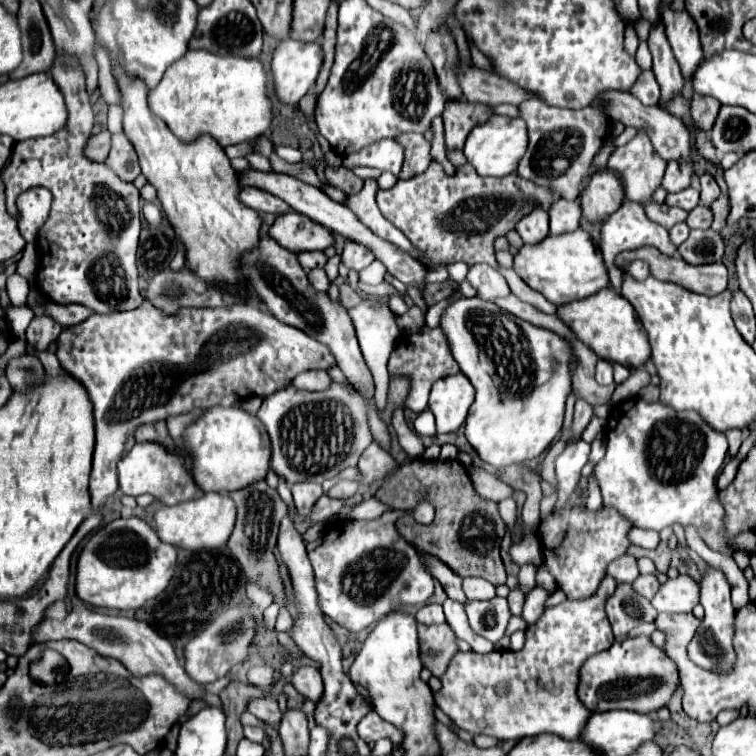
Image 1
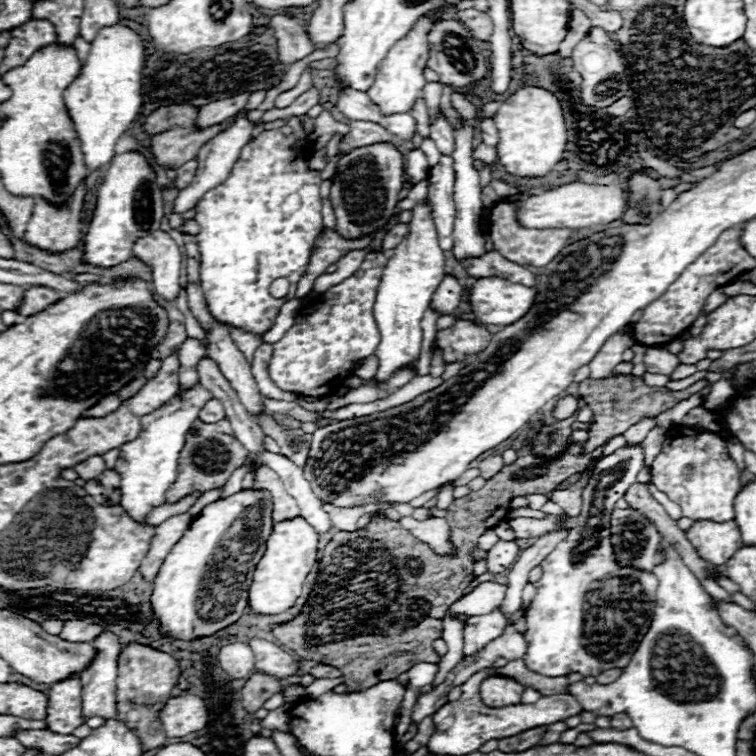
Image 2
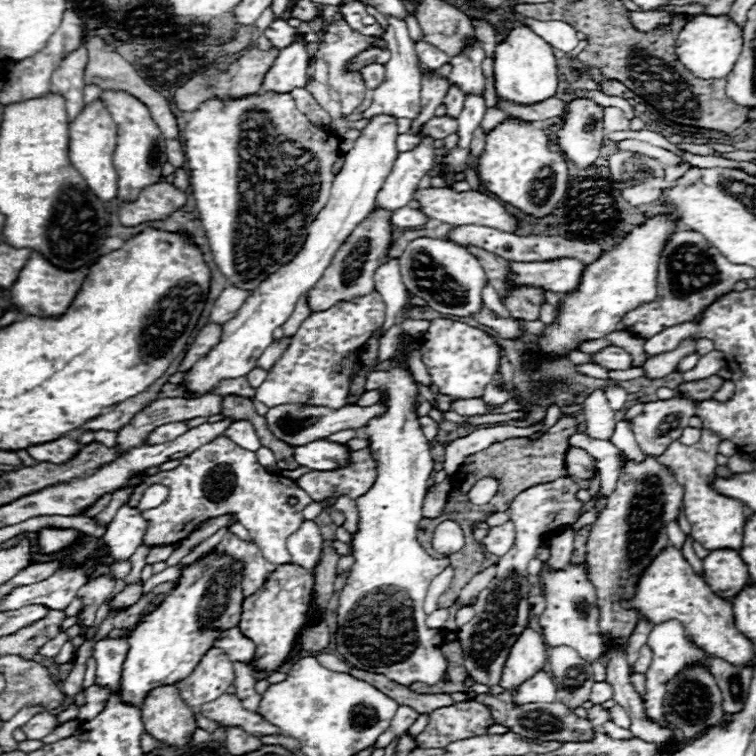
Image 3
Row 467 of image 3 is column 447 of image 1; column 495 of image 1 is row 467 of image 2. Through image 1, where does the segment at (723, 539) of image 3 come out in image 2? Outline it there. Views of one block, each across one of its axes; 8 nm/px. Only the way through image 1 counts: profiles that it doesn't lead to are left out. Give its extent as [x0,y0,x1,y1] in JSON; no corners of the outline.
[650,428,742,522]

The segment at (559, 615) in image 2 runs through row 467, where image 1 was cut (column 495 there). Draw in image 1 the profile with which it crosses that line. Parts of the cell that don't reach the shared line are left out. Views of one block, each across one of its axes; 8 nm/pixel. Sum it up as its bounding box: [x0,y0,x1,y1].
[466,598,510,642]

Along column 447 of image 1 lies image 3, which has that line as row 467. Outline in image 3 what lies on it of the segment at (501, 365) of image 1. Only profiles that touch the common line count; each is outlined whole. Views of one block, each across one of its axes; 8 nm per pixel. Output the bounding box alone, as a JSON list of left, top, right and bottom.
[294,440,350,470]

